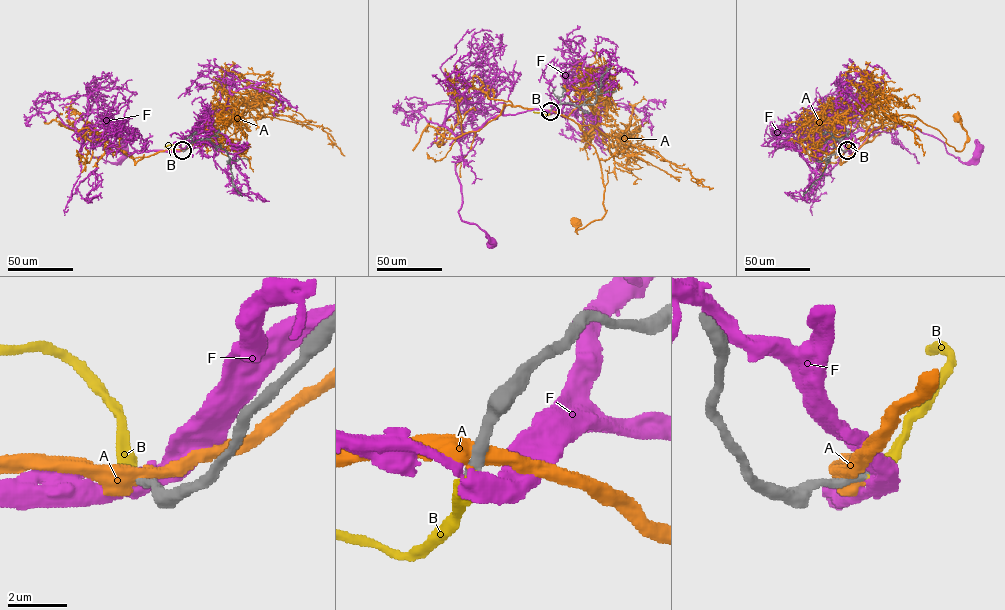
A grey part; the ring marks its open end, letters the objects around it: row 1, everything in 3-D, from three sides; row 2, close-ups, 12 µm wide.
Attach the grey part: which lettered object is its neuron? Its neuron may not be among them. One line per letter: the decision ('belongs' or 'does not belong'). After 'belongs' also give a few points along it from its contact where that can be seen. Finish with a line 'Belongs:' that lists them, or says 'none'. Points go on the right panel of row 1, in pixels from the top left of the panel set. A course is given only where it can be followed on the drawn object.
A: does not belong
B: belongs
F: does not belong
Belongs: B

